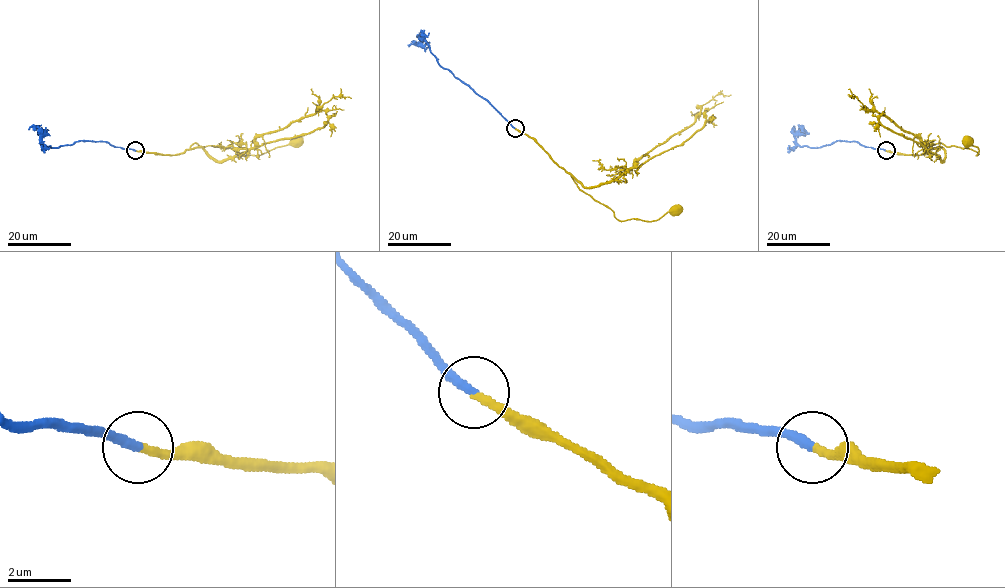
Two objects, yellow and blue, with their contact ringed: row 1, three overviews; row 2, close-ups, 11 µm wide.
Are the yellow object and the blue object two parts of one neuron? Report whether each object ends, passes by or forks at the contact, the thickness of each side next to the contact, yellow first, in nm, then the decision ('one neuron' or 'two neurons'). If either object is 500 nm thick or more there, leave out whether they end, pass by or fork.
yellow ends; blue ends; calibres 260 and 300 nm; one neuron

